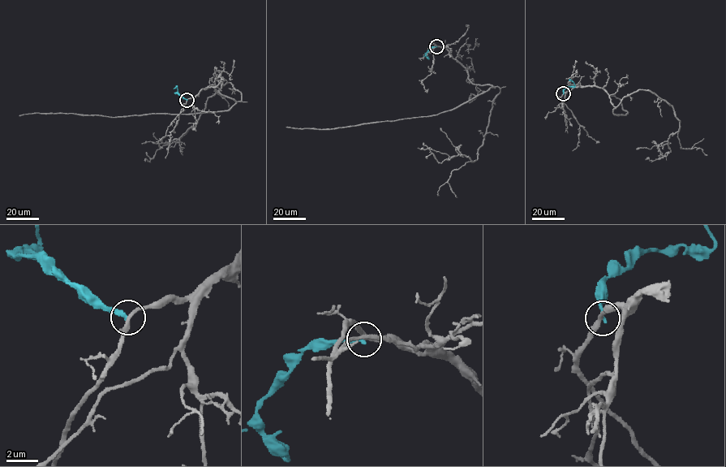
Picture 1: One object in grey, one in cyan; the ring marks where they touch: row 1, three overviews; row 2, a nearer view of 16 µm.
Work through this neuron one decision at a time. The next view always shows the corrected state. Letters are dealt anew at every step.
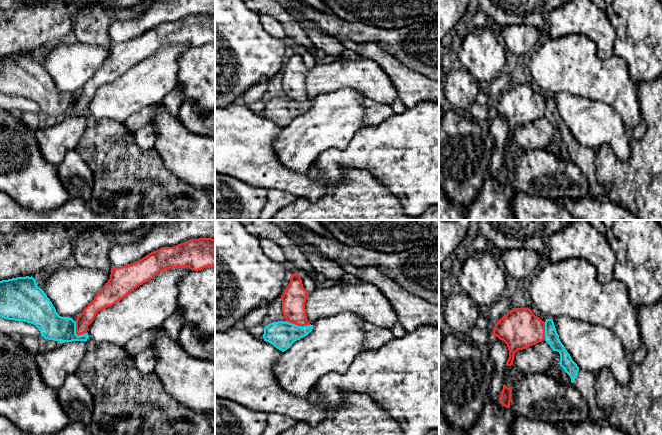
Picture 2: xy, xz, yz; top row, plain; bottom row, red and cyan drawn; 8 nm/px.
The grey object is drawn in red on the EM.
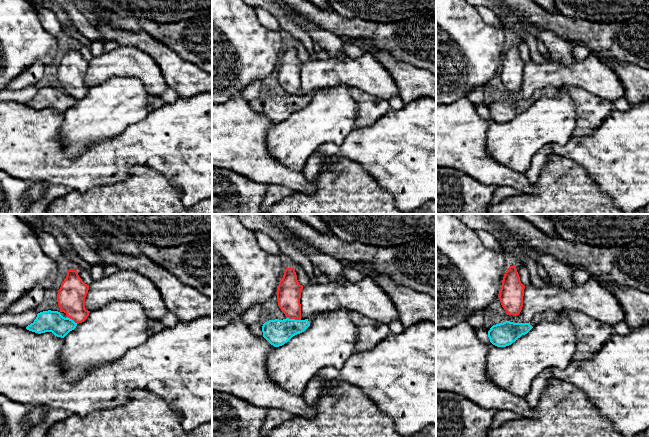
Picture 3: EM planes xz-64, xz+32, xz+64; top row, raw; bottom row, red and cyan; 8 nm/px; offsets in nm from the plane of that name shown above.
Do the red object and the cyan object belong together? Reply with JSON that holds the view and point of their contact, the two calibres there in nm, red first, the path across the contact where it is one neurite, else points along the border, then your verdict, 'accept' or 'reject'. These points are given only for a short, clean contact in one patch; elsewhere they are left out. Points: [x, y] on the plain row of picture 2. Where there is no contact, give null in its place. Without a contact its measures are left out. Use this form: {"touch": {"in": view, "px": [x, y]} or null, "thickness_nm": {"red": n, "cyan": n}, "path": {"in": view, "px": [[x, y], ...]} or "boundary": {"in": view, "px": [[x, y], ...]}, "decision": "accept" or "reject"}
{"touch": {"in": "xz", "px": [298, 101]}, "thickness_nm": {"red": 190, "cyan": 220}, "boundary": {"in": "xz", "px": [[286, 96], [302, 102], [310, 100]]}, "decision": "reject"}

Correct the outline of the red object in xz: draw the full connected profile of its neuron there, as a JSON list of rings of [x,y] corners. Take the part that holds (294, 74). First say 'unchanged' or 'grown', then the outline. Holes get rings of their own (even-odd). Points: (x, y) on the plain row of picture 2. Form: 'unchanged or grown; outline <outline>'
unchanged; outline [[[293,50],[290,53],[290,59],[281,72],[283,91],[289,99],[302,103],[310,101],[305,86],[309,68],[304,65],[299,50]]]

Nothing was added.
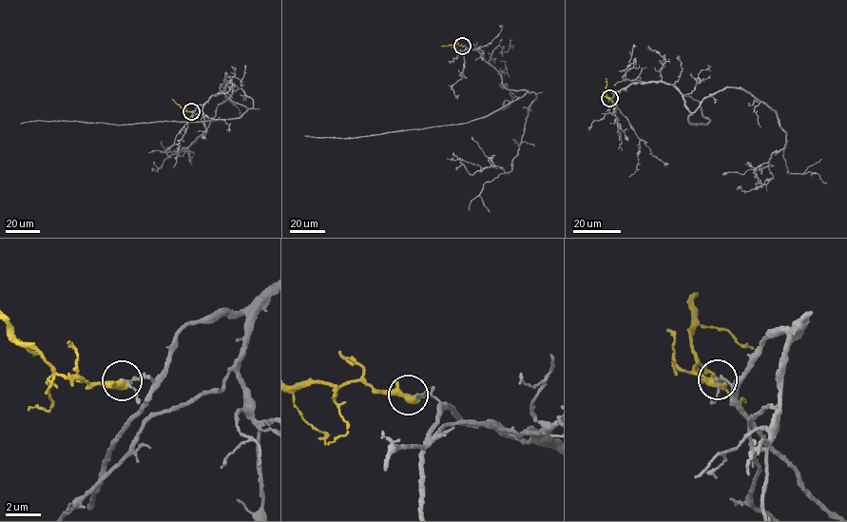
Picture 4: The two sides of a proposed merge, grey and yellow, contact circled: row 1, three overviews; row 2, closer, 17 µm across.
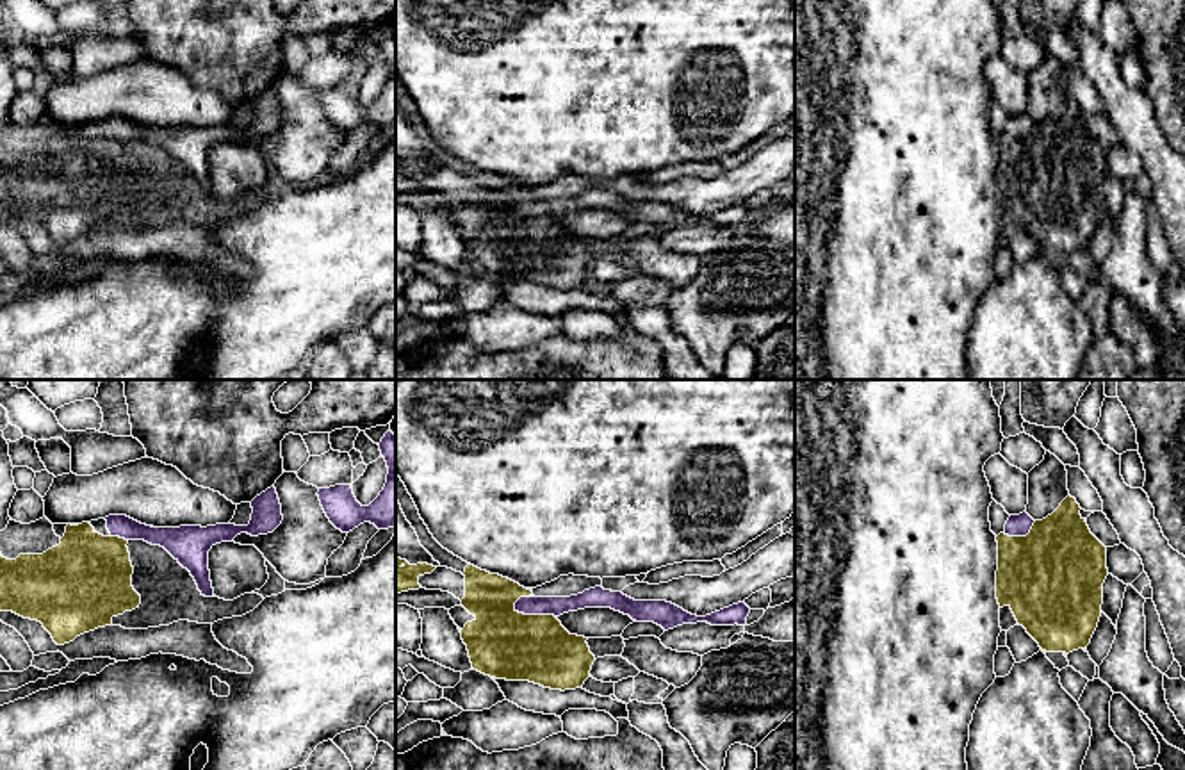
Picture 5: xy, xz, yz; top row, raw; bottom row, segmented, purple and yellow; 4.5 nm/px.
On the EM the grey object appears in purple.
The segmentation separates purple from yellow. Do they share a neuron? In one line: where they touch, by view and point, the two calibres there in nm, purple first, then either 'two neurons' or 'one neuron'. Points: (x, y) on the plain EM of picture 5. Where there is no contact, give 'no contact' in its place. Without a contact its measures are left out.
xz (533, 214) | 90/320 nm | two neurons

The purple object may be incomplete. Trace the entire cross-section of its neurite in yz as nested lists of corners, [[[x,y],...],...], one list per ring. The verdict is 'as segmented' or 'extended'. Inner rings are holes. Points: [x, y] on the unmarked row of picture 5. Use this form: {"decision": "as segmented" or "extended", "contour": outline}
{"decision": "as segmented", "contour": [[[1023,112],[1019,116],[1010,116],[1007,125],[1005,125],[1005,135],[1009,137],[1026,137],[1034,127],[1034,119]]]}

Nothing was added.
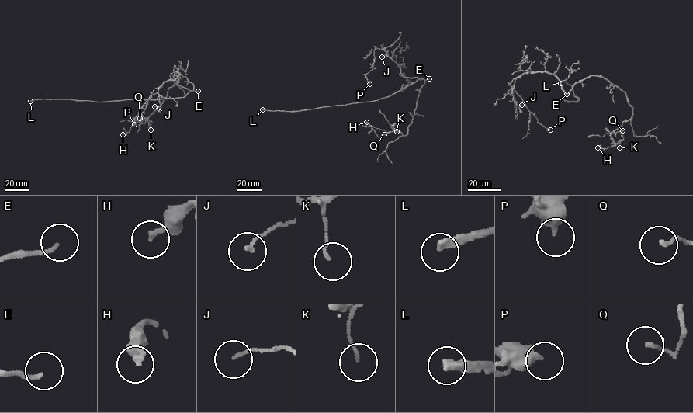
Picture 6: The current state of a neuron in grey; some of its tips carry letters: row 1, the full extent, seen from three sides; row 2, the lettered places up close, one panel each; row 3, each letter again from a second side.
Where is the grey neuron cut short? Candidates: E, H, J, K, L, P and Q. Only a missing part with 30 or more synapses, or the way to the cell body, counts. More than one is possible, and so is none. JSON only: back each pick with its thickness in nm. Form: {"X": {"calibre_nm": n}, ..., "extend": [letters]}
{"E": {"calibre_nm": 150}, "L": {"calibre_nm": 320}, "extend": ["E", "L"]}

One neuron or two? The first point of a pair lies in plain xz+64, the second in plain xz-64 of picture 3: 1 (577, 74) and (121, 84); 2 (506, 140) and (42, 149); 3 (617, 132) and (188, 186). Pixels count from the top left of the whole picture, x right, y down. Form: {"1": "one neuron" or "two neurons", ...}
{"1": "two neurons", "2": "two neurons", "3": "one neuron"}

